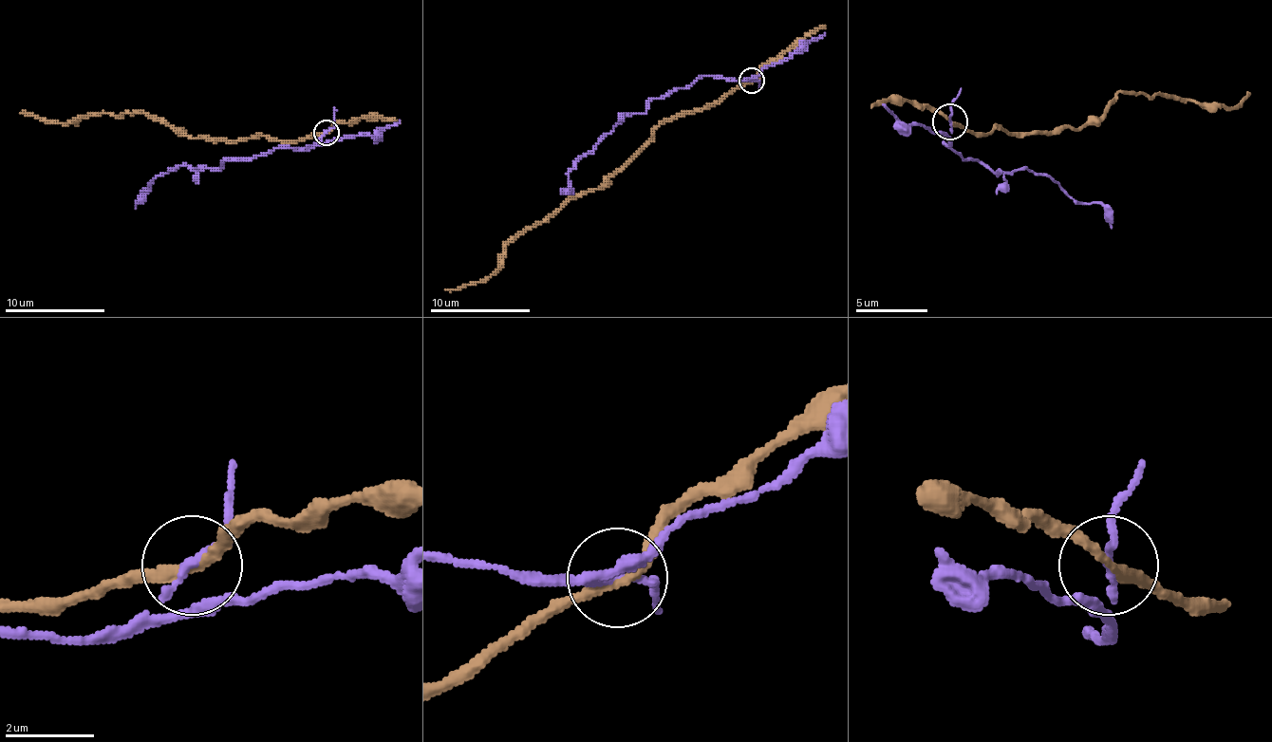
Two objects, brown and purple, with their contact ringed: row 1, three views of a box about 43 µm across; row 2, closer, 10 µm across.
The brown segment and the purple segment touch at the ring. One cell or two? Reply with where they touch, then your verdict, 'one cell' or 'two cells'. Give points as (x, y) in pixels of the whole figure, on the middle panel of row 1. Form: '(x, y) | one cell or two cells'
(751, 80) | two cells

